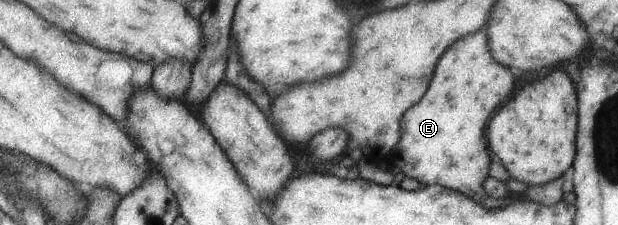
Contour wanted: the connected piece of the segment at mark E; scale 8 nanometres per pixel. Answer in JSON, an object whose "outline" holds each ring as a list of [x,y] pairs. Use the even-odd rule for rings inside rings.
{"outline":[[[483,29],[464,35],[443,50],[443,57],[436,61],[427,89],[417,103],[408,107],[399,120],[399,139],[394,145],[394,159],[399,163],[395,169],[404,177],[411,177],[425,186],[440,185],[475,201],[483,201],[483,182],[489,177],[489,151],[485,143],[485,123],[499,103],[513,91],[513,77],[509,69],[495,63],[487,51],[487,36]]]}

